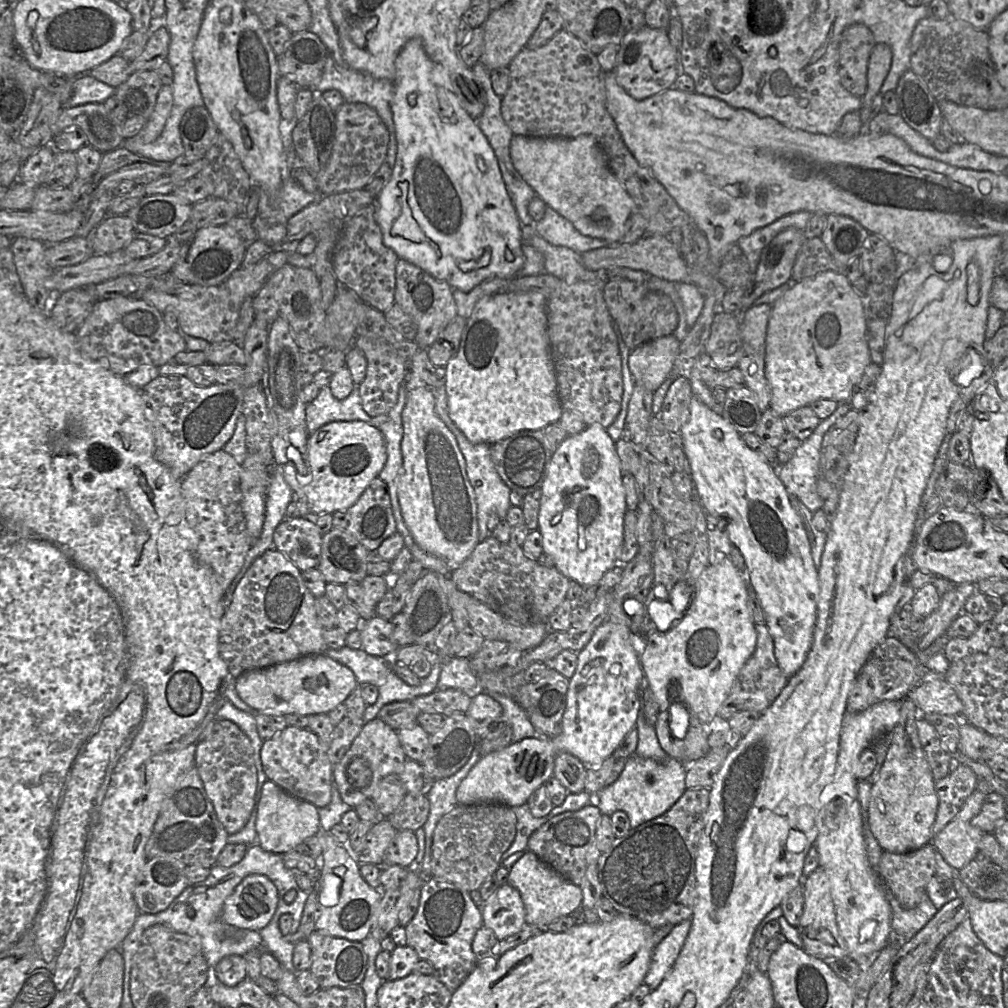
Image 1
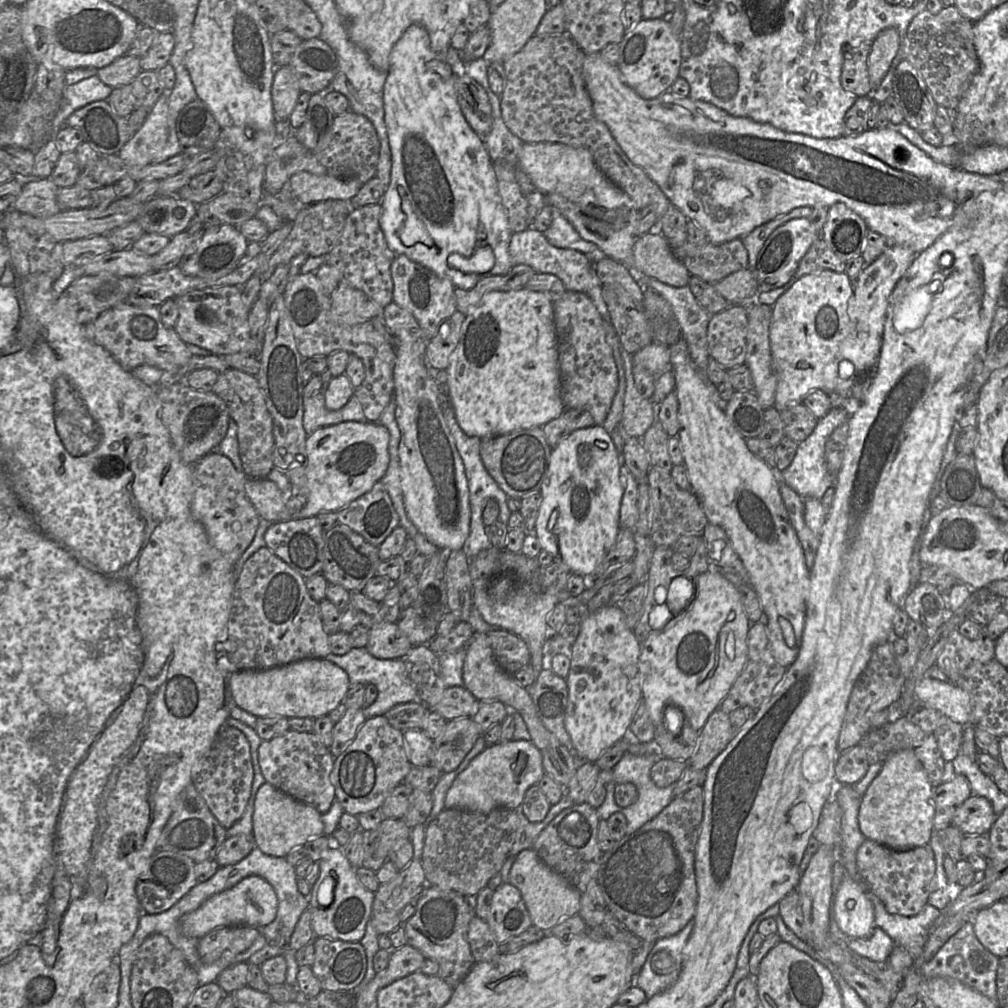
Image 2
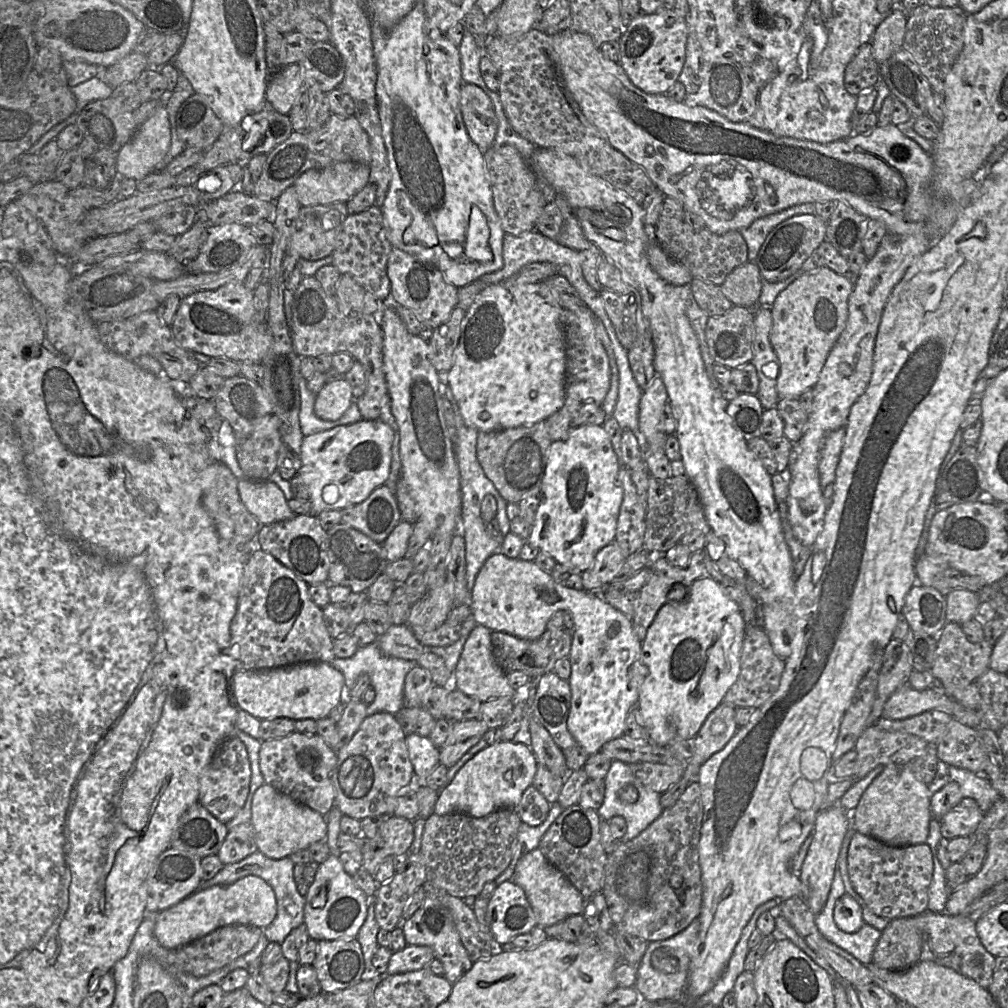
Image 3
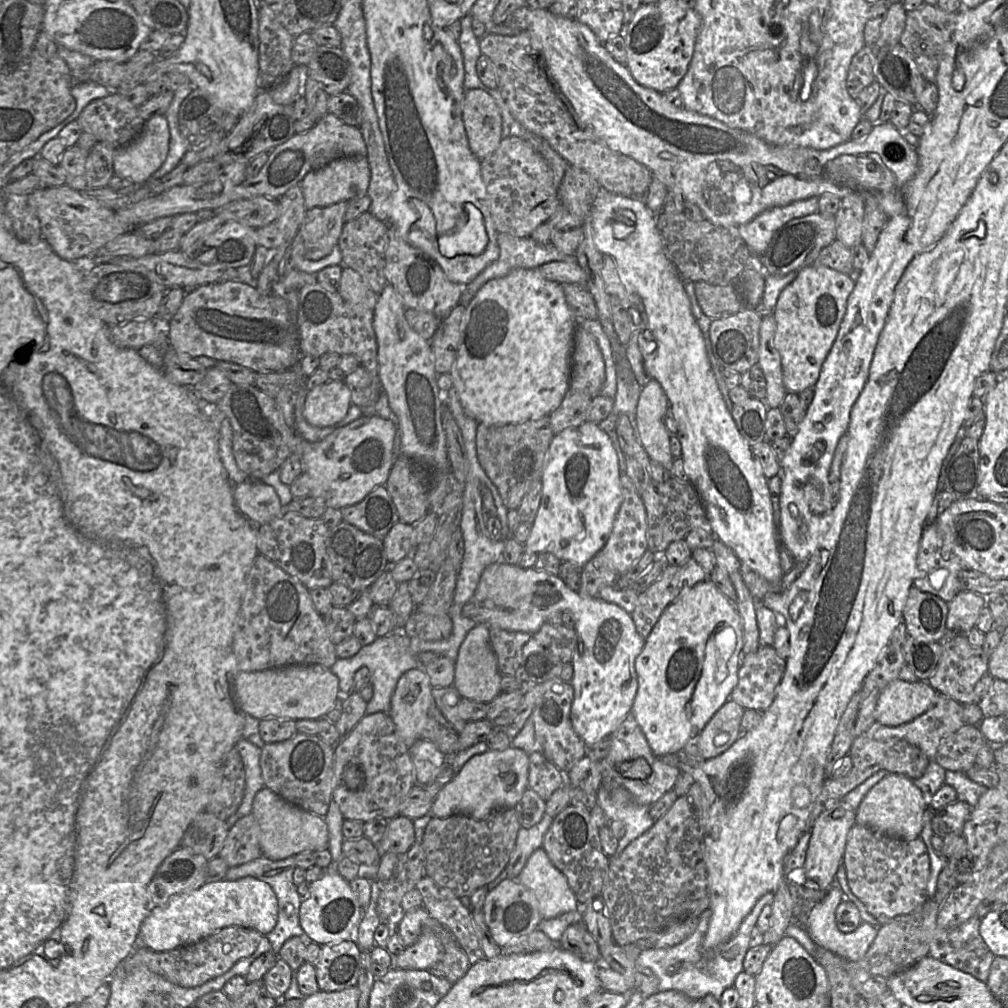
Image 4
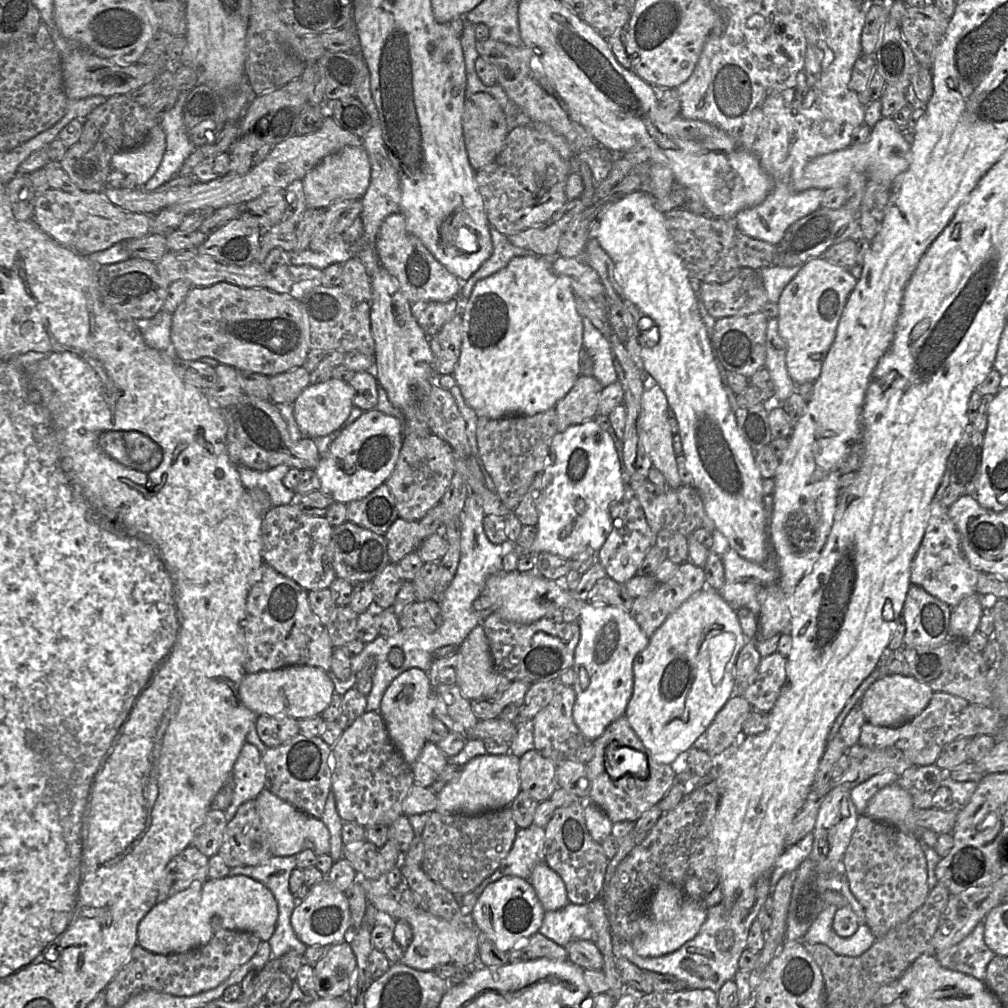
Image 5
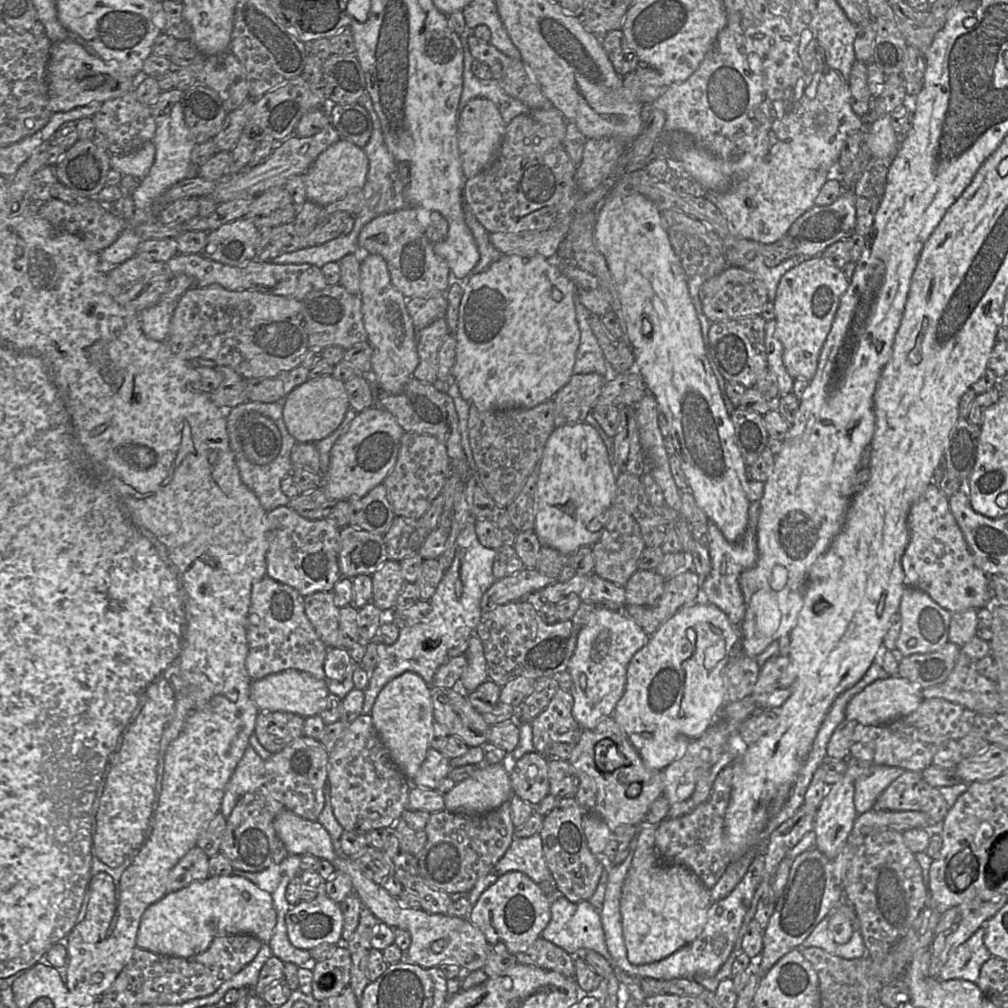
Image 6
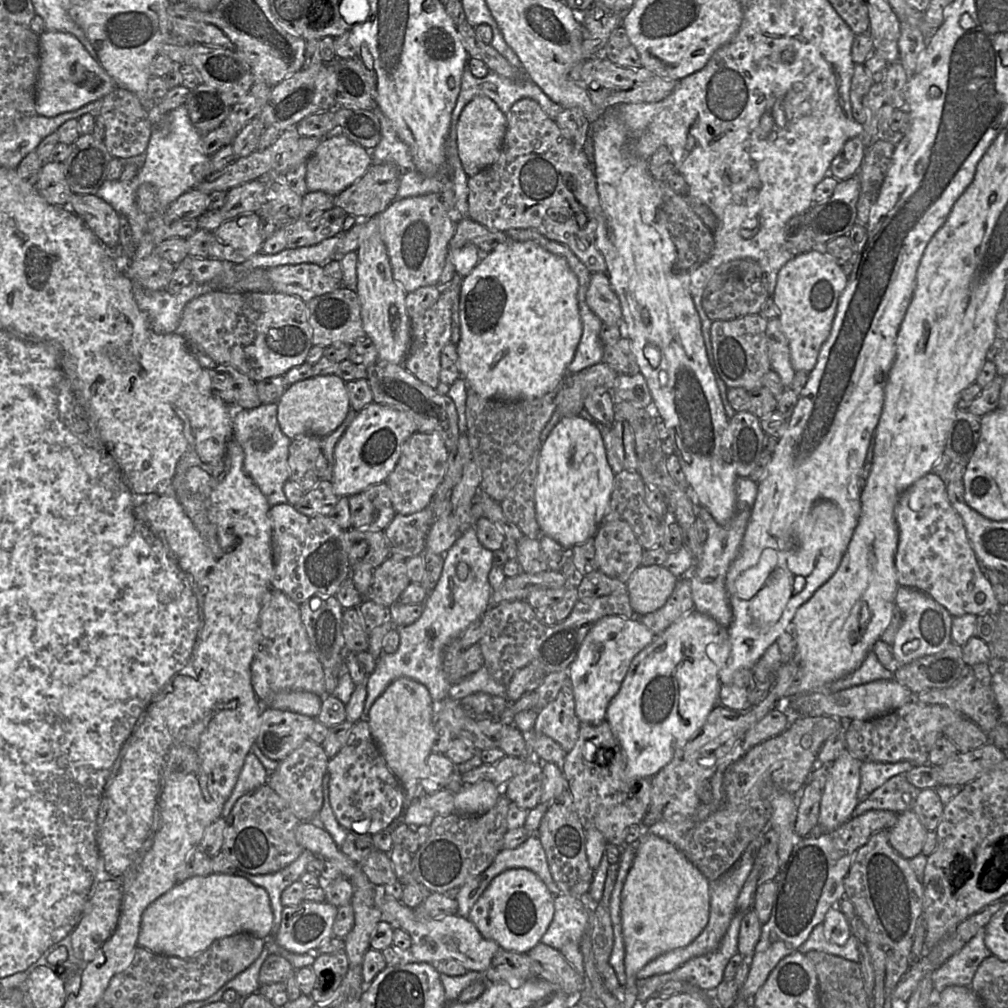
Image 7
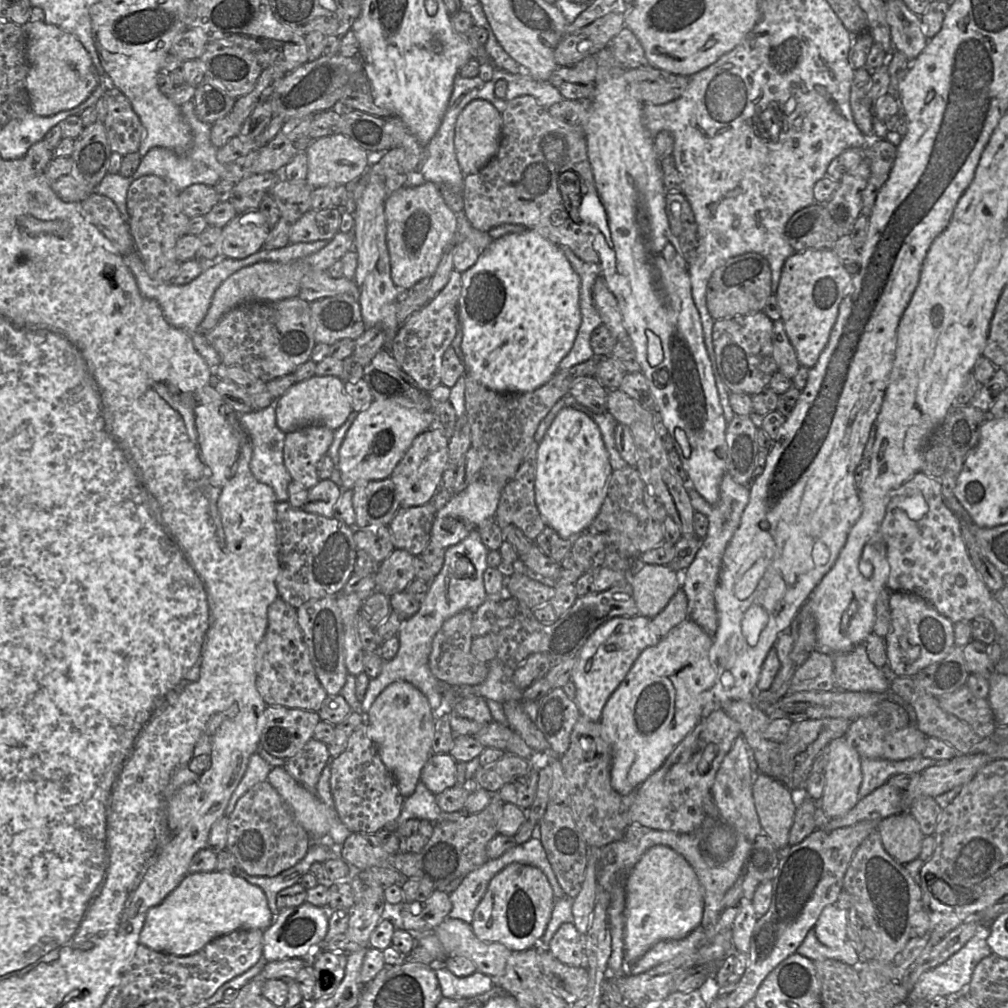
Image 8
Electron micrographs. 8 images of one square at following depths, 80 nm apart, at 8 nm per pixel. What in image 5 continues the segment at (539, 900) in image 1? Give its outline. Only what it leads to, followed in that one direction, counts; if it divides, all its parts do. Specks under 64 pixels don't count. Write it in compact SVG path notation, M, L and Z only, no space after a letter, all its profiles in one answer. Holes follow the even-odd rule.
M543 861L528 879L545 911L560 910L570 903L562 878Z

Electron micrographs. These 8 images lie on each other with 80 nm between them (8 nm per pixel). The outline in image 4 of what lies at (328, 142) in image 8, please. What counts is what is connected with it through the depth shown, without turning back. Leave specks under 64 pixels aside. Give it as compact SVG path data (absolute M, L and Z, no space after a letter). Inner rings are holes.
M350 156L335 159L323 167L310 171L300 182L307 209L326 207L340 201L350 201L367 194L371 179L368 159L365 156Z

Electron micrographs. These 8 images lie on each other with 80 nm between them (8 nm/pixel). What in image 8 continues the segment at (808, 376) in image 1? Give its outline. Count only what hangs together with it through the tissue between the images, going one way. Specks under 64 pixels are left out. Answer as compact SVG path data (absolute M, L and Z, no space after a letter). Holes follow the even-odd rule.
M806 249L788 257L776 292L781 320L800 366L812 368L828 343L852 275L832 249Z

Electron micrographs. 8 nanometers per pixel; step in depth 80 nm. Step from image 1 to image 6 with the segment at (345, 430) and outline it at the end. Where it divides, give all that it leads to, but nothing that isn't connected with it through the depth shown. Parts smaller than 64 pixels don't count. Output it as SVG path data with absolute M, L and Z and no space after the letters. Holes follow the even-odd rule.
M375 401L373 406L358 412L349 424L348 430L338 438L330 451L330 465L326 476L323 477L322 484L325 494L334 500L361 498L374 487L383 483L397 461L404 433L405 431L398 424L394 415L379 406L378 401Z

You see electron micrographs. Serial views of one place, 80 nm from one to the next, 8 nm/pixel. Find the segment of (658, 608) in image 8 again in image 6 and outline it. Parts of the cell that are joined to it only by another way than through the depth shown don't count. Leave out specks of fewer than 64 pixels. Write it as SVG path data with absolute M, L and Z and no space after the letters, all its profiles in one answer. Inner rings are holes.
M638 569L625 585L628 605L651 606L664 591L666 579L656 570Z

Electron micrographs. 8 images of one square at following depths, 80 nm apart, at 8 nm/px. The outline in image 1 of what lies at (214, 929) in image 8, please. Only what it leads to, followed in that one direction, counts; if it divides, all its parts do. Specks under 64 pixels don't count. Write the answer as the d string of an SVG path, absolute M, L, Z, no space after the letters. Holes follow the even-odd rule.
M250 874L225 900L222 919L240 929L259 931L271 921L278 906L278 891L265 875Z

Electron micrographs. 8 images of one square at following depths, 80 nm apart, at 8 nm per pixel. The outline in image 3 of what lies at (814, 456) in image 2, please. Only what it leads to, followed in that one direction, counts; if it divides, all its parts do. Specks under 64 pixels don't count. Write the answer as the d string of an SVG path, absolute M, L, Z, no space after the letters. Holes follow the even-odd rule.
M843 427L829 433L824 440L818 464L819 482L822 489L834 483L845 436L845 427Z

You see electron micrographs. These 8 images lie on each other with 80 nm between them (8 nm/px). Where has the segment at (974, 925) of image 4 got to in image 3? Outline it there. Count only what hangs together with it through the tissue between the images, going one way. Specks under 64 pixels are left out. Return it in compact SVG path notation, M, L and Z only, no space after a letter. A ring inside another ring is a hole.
M926 910L919 914L923 919L923 946L920 961L933 961L973 979L981 987L988 989L995 967L995 957L983 946L976 922L962 915Z

